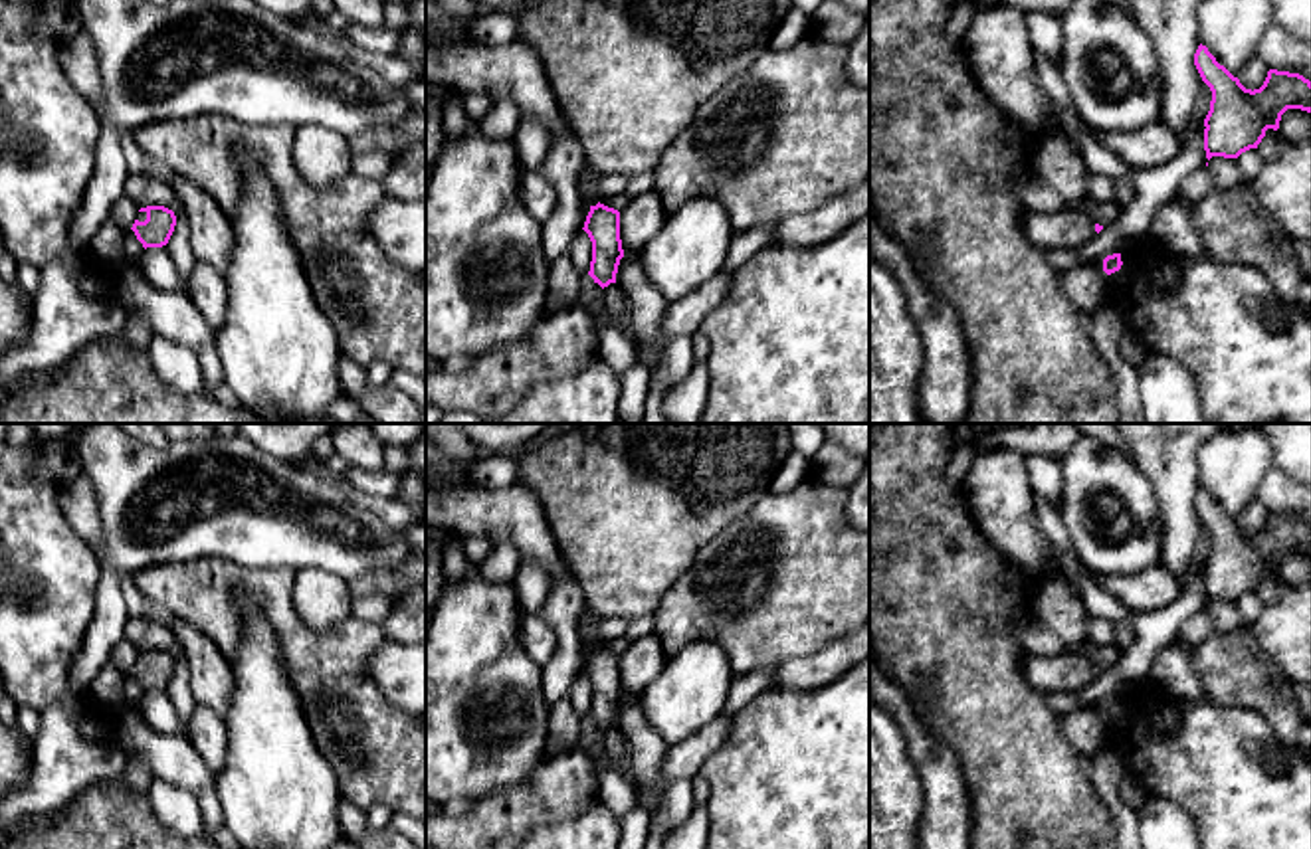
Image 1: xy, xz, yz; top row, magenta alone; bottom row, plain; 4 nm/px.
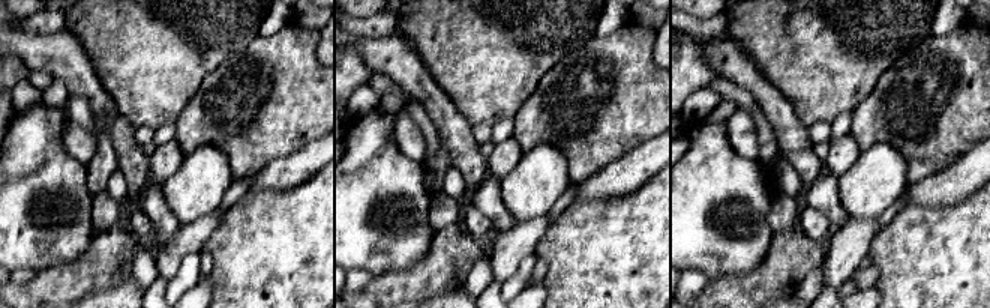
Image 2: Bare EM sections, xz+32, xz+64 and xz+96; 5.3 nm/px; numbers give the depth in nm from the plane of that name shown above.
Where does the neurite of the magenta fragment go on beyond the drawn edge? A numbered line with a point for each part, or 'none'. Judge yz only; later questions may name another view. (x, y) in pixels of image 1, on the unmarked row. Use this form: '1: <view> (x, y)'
1: yz (1068, 671)

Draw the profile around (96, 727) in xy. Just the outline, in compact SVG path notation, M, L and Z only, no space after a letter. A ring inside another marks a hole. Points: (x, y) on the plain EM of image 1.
M87 707L85 716L77 722L83 740L89 744L117 746L115 722L111 714L97 712Z

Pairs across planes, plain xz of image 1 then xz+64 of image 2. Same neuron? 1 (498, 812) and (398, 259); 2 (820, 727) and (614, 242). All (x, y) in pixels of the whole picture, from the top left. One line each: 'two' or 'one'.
1: two
2: one

